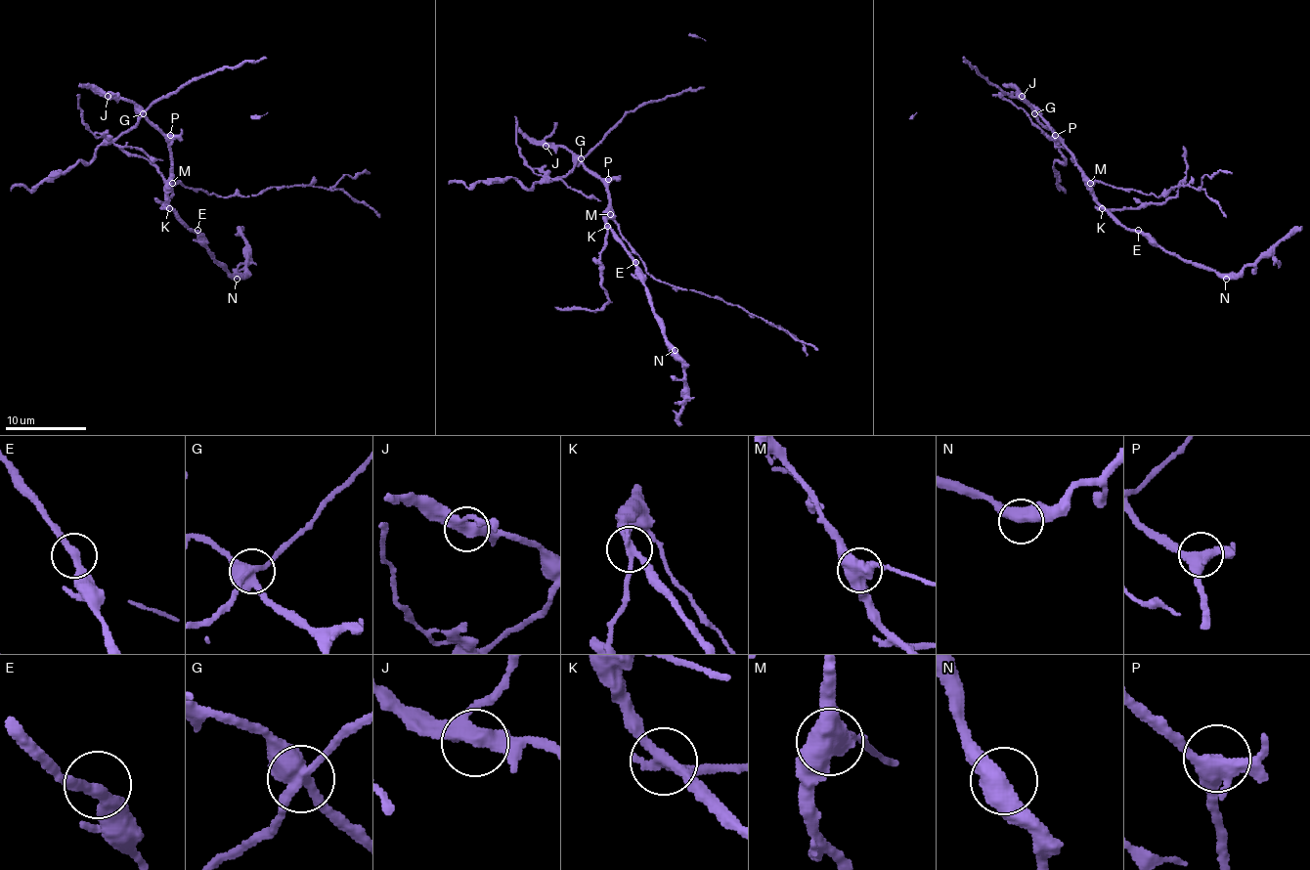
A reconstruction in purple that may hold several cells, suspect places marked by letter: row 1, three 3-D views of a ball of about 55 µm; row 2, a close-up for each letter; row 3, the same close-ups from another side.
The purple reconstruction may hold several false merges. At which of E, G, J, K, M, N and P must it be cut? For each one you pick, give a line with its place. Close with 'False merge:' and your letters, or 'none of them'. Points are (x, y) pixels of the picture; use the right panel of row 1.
G: Place: (1034, 113)
K: Place: (1102, 208)
M: Place: (1090, 183)
False merge: G, K, M

